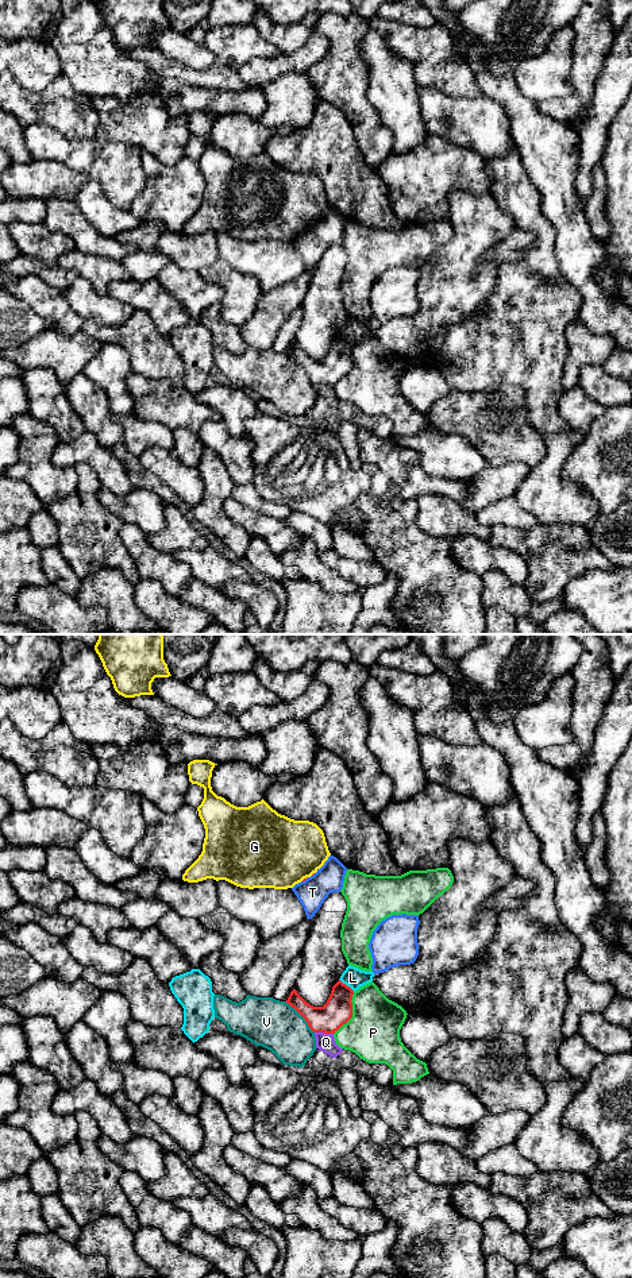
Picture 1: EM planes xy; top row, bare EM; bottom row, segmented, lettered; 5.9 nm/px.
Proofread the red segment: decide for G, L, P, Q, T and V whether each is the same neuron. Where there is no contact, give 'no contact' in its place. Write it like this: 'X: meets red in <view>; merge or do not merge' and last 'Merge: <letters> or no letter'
G: meets red in xy; do not merge
L: meets red in xy; do not merge
P: meets red in xy; do not merge
Q: meets red in xy; do not merge
T: meets red in xy; do not merge
V: meets red in xy; do not merge
Merge: no letter

